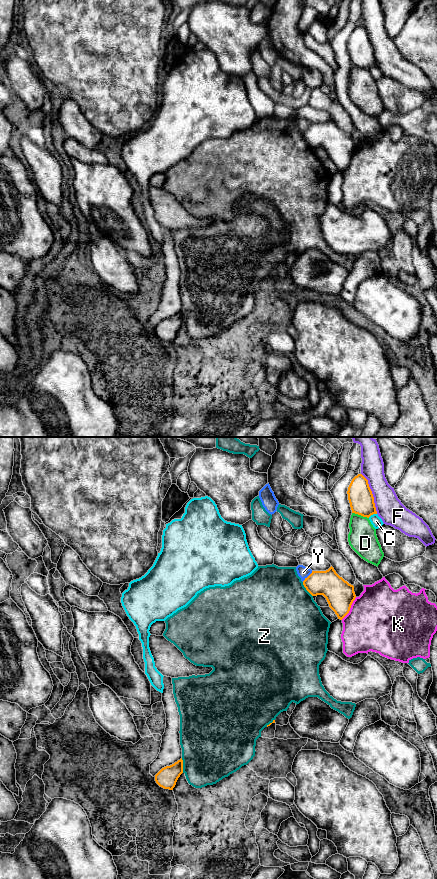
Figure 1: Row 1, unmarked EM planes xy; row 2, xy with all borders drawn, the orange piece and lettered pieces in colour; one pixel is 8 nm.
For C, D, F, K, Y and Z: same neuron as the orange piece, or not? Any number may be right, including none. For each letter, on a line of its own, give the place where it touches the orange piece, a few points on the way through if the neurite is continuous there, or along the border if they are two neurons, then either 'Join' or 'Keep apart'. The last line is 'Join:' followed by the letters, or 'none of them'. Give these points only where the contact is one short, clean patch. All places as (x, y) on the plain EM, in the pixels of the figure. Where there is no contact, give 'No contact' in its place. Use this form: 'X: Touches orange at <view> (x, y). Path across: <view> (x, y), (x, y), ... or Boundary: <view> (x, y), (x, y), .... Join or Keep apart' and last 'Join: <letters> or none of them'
C: Touches orange at xy (372, 66). Boundary: xy (376, 65), (368, 69). Keep apart
D: Touches orange at xy (360, 66). Keep apart
F: Touches orange at xy (371, 45). Keep apart
K: Touches orange at xy (350, 159). Keep apart
Y: Touches orange at xy (308, 128). Boundary: xy (312, 123), (302, 133). Keep apart
Z: Touches orange at xy (182, 317). Keep apart
Join: none of them

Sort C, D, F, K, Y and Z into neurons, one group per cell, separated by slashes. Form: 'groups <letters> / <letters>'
groups C / D / F / K / Y / Z

